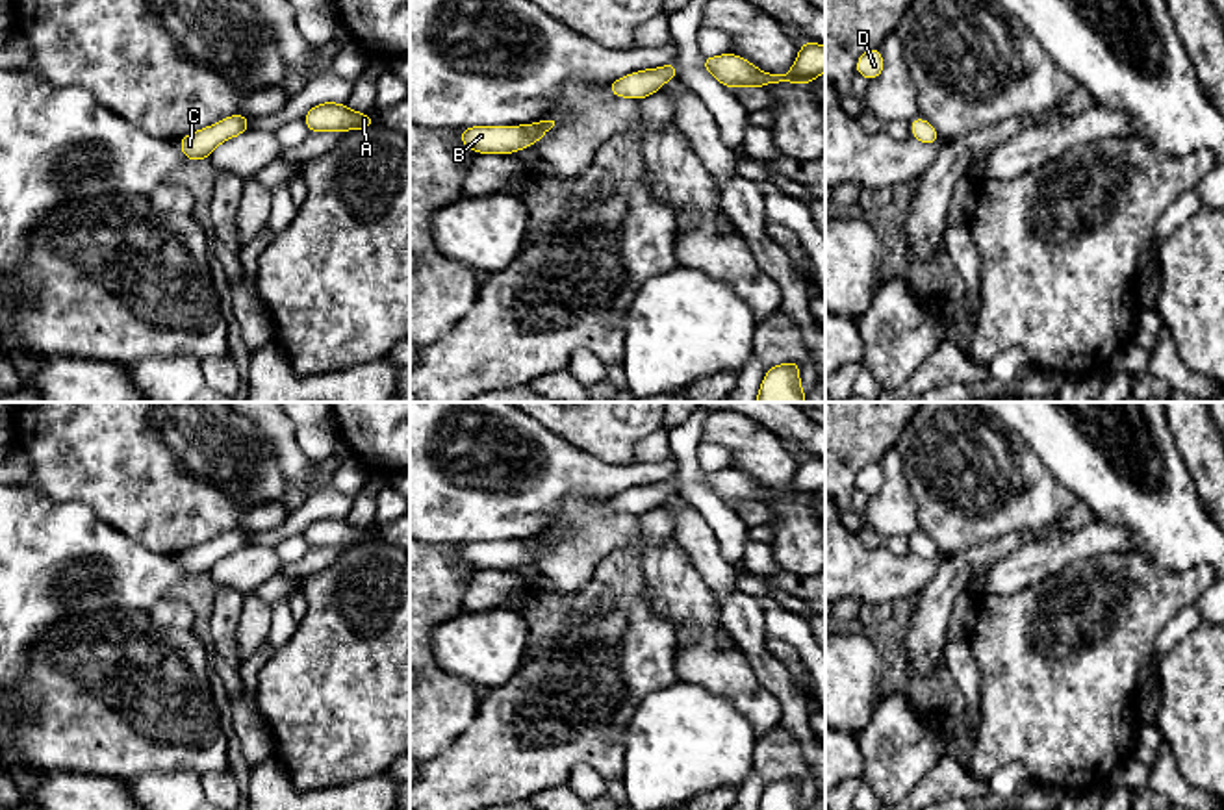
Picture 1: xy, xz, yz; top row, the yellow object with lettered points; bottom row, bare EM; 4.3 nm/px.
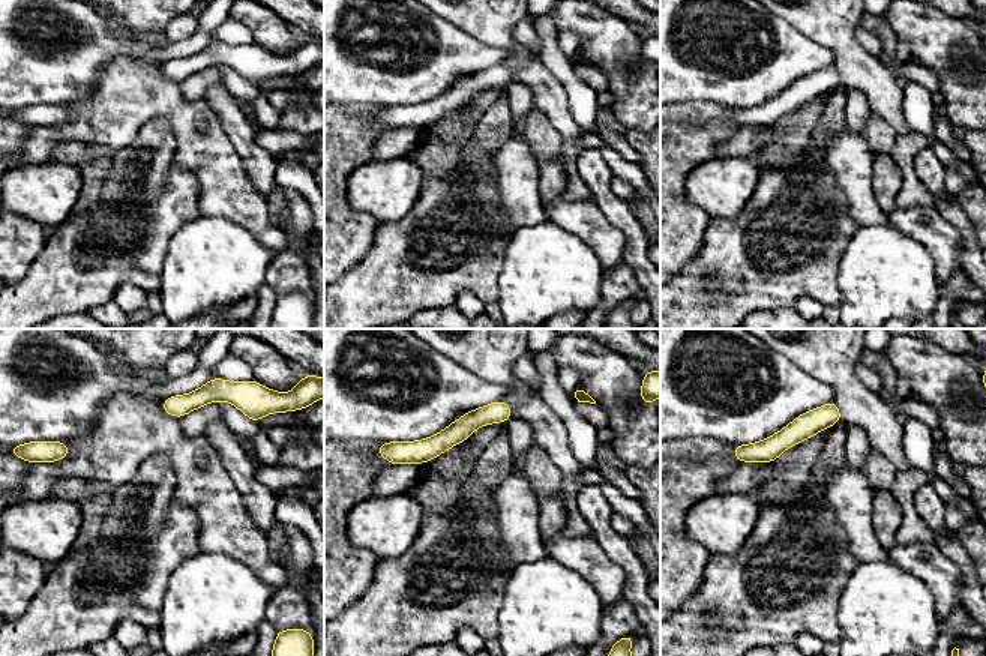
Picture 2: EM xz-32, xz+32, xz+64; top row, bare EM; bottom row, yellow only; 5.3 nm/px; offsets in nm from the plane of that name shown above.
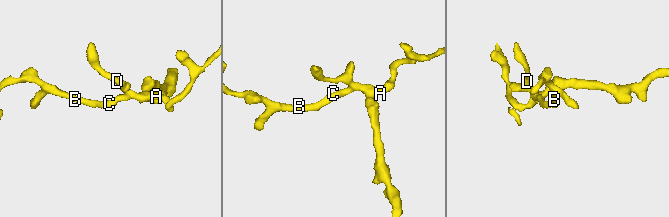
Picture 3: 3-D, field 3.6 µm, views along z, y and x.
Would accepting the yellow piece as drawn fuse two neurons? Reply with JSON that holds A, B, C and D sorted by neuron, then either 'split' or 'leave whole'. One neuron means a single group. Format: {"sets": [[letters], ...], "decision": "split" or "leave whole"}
{"sets": [["A", "B", "C", "D"]], "decision": "leave whole"}

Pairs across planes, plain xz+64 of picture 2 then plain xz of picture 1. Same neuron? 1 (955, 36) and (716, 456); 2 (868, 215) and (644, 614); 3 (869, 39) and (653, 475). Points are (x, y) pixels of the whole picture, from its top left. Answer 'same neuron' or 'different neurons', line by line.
1: different neurons
2: same neuron
3: different neurons

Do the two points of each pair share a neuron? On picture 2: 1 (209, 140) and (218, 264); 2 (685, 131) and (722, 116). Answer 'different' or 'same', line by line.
1: different
2: same

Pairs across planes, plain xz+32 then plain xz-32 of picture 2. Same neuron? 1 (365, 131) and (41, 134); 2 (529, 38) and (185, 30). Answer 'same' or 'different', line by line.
1: different
2: same

